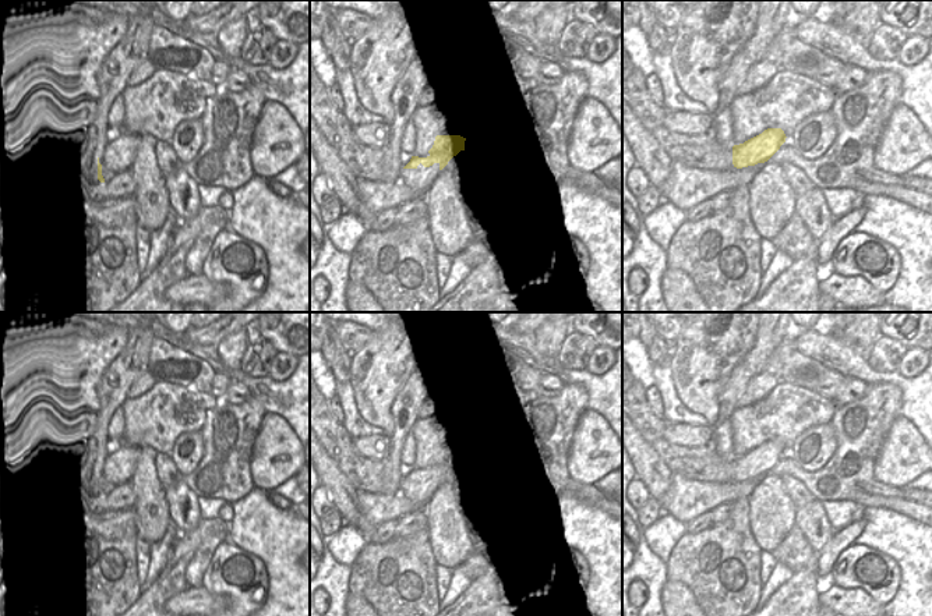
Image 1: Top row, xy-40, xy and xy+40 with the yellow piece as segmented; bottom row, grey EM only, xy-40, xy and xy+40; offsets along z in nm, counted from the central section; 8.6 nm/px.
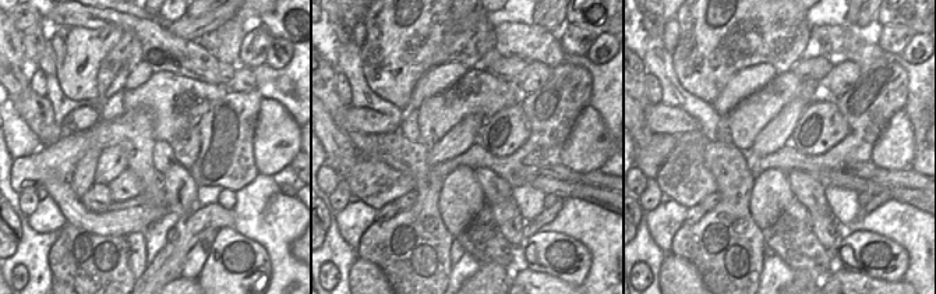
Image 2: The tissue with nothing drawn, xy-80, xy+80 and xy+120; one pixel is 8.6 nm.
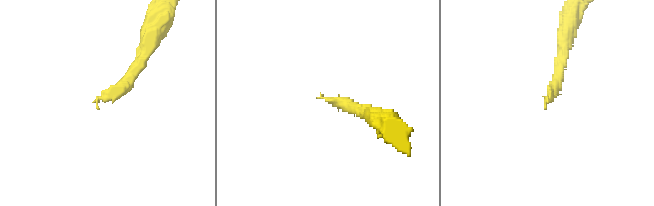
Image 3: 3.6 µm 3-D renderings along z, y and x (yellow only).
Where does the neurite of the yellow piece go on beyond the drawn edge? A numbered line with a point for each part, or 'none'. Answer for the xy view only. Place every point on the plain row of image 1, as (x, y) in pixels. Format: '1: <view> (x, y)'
1: xy (422, 463)

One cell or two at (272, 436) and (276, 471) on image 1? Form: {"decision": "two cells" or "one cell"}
{"decision": "one cell"}

